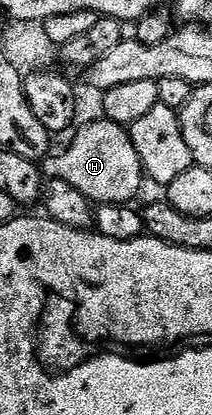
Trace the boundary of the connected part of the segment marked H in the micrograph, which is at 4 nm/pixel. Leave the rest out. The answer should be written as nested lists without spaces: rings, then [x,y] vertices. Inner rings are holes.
[[[98,119],[99,121],[93,121],[85,126],[83,126],[73,137],[69,147],[61,152],[59,155],[57,153],[50,154],[41,165],[41,171],[43,175],[48,179],[59,179],[63,180],[66,183],[69,183],[71,187],[75,187],[79,193],[81,193],[84,197],[86,197],[90,202],[100,205],[100,204],[128,204],[132,202],[135,198],[133,198],[139,191],[141,187],[141,183],[144,184],[145,174],[143,168],[140,163],[140,156],[137,155],[136,148],[133,147],[132,139],[130,137],[130,132],[119,124],[115,124],[112,121],[108,121],[106,119]]]

